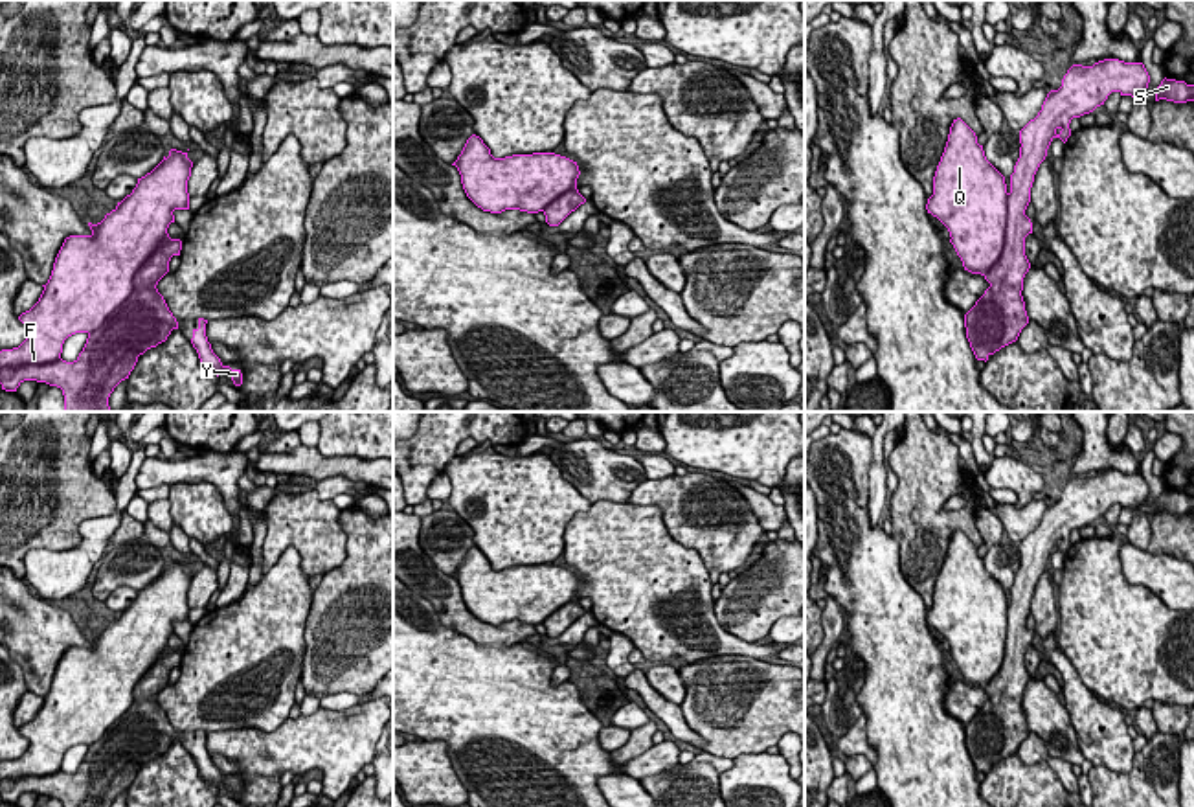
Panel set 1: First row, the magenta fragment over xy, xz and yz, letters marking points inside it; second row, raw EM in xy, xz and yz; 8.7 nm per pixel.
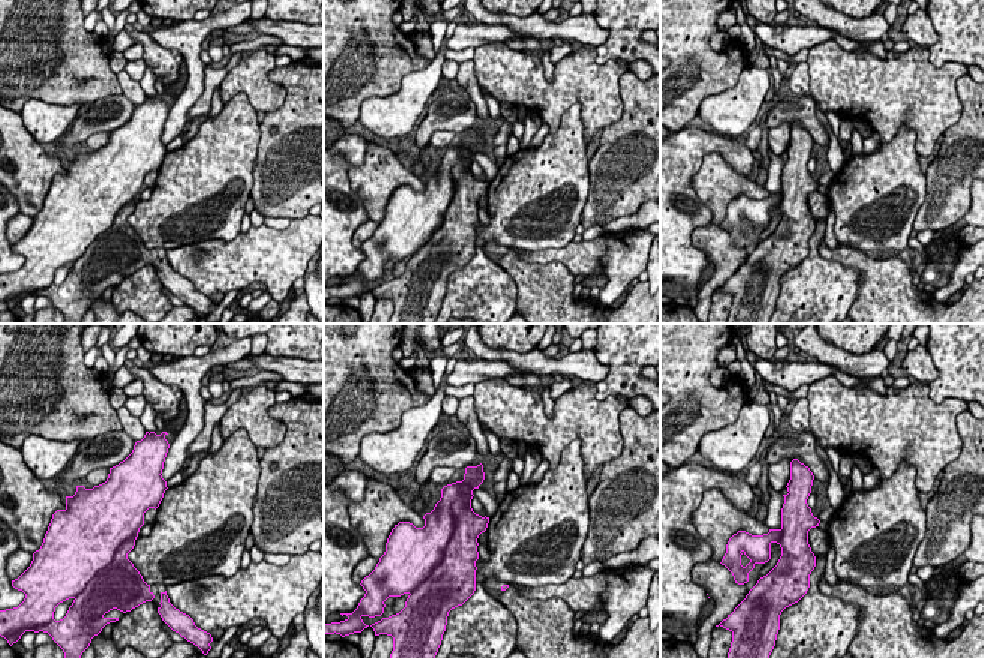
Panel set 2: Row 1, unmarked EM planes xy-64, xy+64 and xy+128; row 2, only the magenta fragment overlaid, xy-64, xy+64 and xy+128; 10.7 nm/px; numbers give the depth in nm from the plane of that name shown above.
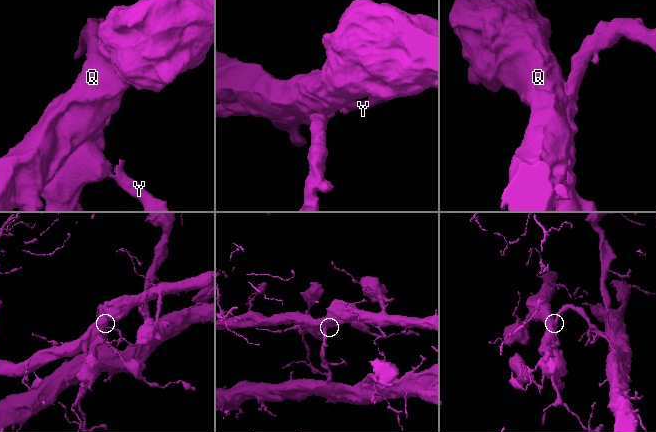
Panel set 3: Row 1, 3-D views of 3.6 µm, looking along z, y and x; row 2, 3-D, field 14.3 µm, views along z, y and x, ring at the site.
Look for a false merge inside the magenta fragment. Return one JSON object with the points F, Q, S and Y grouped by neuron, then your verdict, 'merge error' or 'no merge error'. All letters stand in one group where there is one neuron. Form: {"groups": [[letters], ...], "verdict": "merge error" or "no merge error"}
{"groups": [["F", "Q"], ["S", "Y"]], "verdict": "merge error"}

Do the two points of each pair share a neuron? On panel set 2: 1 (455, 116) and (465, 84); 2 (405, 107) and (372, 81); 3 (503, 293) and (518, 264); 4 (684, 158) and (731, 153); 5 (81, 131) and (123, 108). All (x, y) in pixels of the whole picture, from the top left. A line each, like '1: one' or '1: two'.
1: two
2: two
3: two
4: one
5: one

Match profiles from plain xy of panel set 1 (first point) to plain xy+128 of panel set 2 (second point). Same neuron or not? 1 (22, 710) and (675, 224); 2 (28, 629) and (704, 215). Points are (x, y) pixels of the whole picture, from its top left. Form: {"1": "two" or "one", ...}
{"1": "two", "2": "two"}

